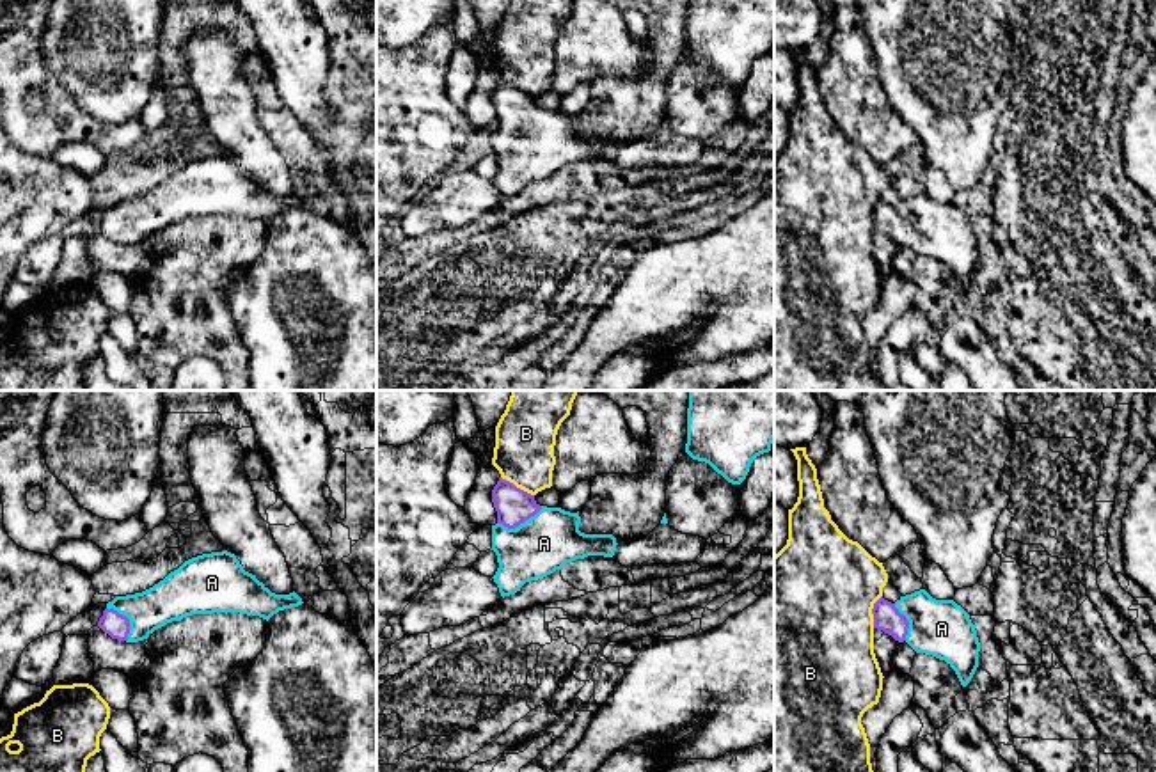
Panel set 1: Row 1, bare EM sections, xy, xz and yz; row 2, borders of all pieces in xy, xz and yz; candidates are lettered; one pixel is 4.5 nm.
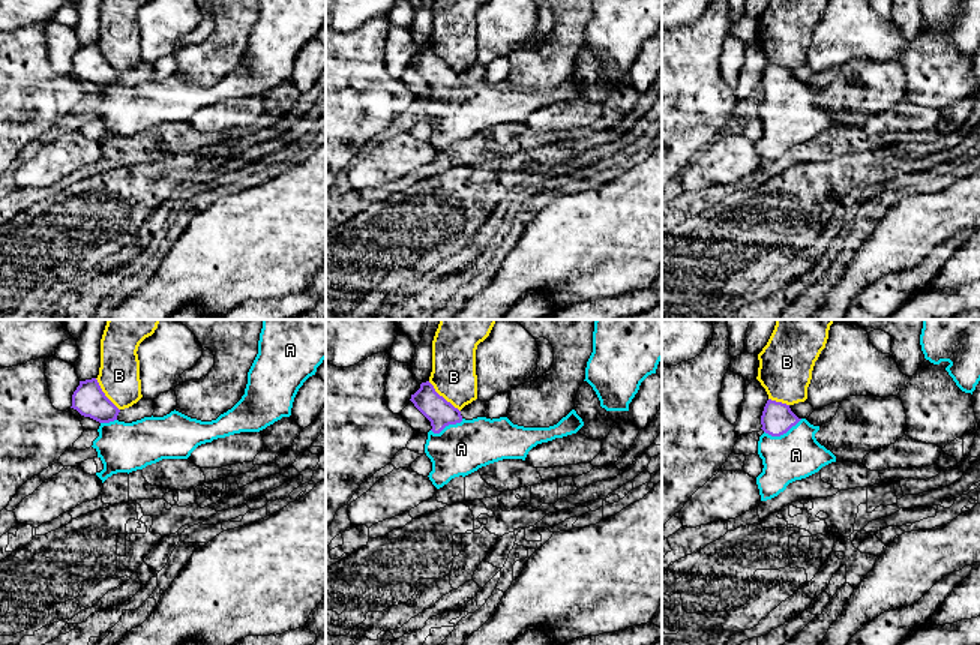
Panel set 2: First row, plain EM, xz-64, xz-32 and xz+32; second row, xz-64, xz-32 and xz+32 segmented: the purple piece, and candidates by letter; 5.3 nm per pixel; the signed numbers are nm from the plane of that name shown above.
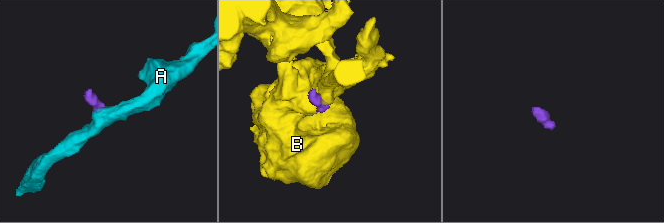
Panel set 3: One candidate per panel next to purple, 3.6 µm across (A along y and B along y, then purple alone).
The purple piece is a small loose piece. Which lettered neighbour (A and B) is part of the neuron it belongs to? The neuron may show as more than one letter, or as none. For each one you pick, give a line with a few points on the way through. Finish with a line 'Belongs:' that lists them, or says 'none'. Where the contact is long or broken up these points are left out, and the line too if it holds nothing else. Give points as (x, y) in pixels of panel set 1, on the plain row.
A: runs through xz (514, 109), (519, 126), (535, 142), (544, 146)
Belongs: A

